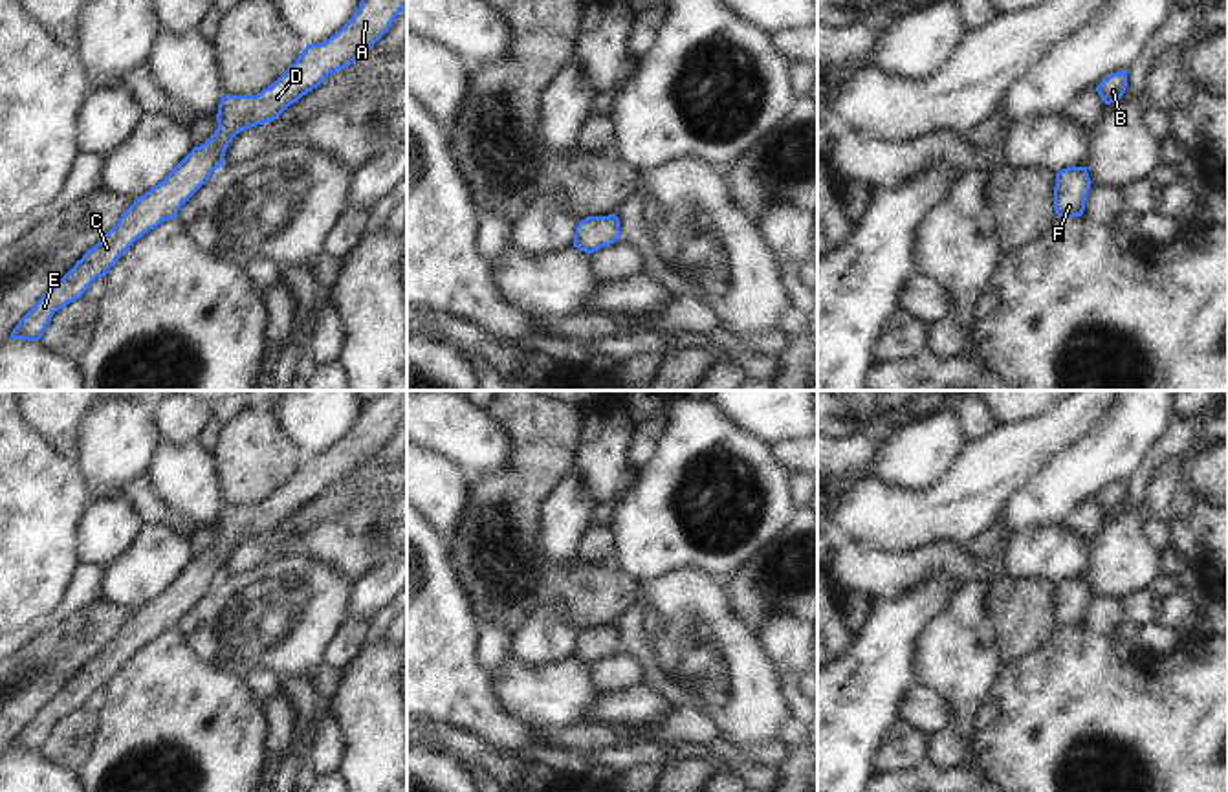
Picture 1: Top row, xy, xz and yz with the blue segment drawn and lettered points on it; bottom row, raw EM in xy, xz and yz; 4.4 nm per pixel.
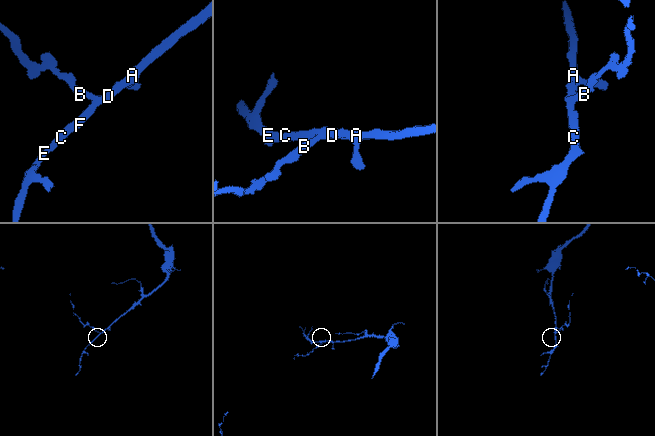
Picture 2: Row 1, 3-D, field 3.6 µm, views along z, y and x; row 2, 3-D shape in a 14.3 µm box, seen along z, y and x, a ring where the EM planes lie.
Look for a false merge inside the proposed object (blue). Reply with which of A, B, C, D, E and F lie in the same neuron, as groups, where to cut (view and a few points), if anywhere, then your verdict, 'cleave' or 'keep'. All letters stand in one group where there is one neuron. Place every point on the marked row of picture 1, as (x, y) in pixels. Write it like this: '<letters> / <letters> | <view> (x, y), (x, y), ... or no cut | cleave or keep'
A B C D E F | no cut | keep

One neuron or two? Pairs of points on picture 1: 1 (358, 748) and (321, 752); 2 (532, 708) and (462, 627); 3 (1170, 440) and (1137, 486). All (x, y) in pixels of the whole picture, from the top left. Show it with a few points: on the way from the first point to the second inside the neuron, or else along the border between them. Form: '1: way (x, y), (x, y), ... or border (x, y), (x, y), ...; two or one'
1: border (328, 714), (341, 747), (338, 772); two
2: border (490, 675), (499, 704), (512, 714); two
3: way (1161, 451), (1142, 475); one

